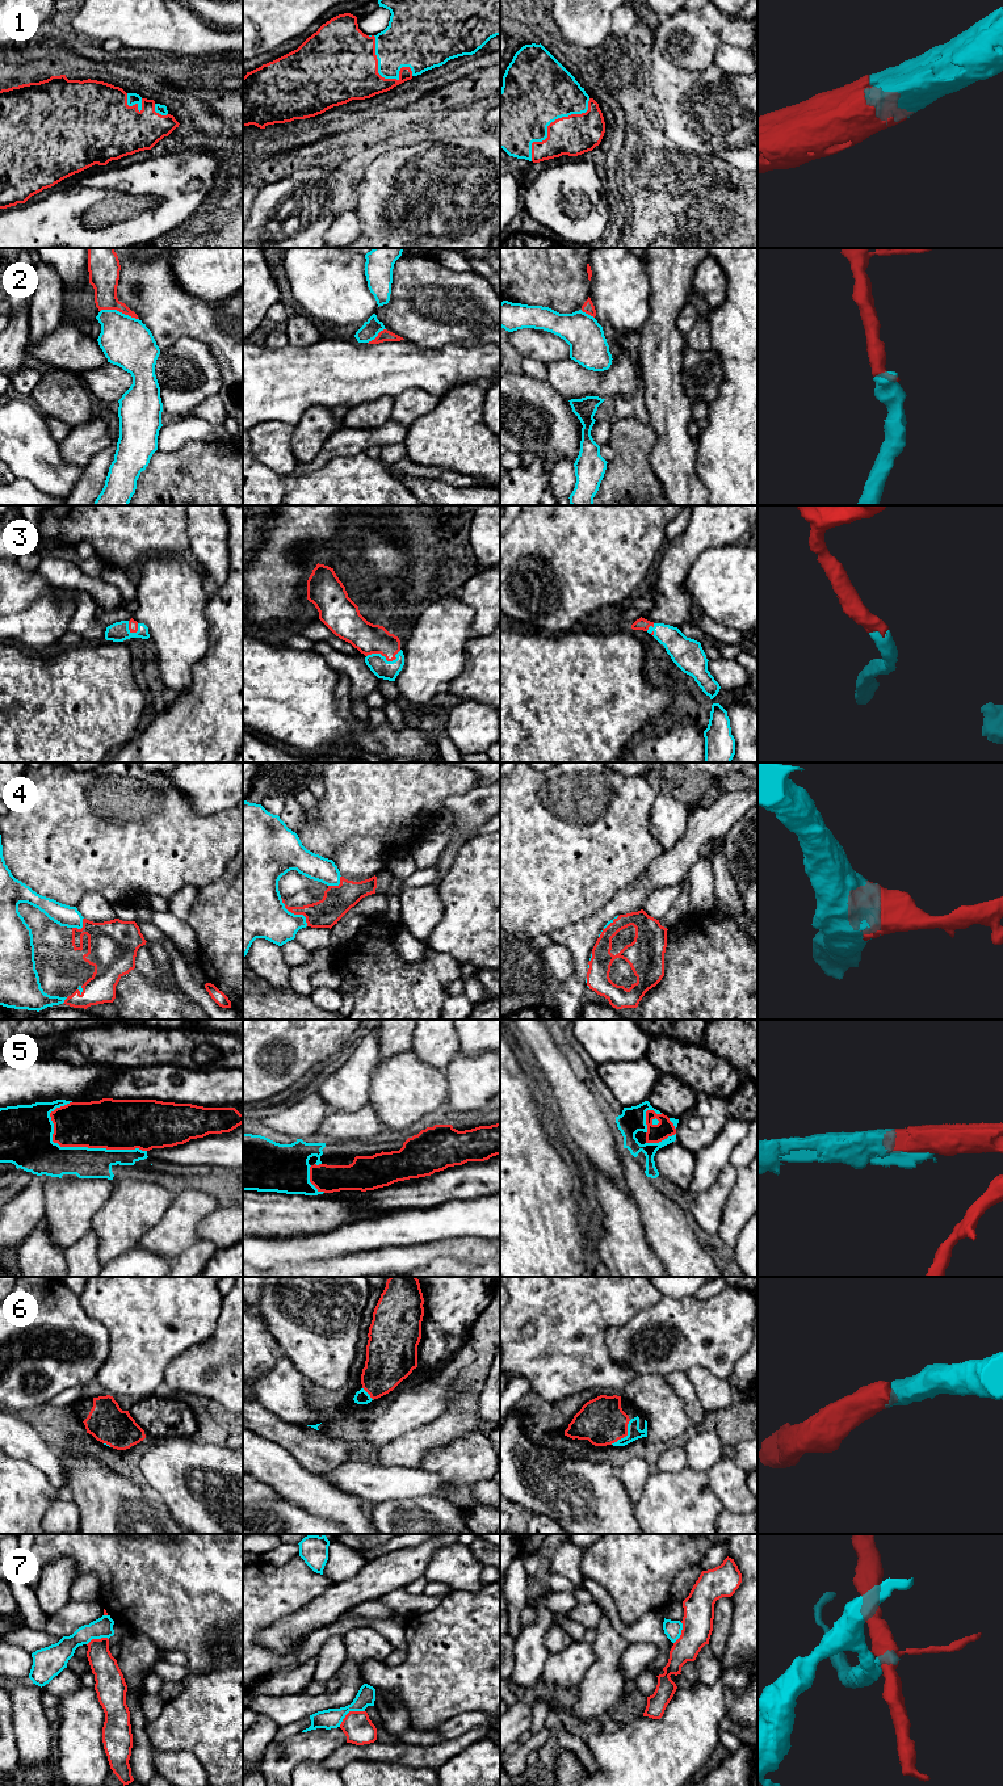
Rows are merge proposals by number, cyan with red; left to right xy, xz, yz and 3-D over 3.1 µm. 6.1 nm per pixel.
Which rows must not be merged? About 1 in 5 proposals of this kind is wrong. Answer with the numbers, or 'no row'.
7

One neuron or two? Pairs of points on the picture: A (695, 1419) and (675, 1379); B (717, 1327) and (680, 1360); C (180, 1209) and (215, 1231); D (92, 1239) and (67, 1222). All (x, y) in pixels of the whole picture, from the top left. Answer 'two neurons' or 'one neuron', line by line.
A: one neuron
B: one neuron
C: two neurons
D: two neurons

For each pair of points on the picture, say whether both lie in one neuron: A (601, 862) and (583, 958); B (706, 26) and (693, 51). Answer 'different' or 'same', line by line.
A: different
B: same

